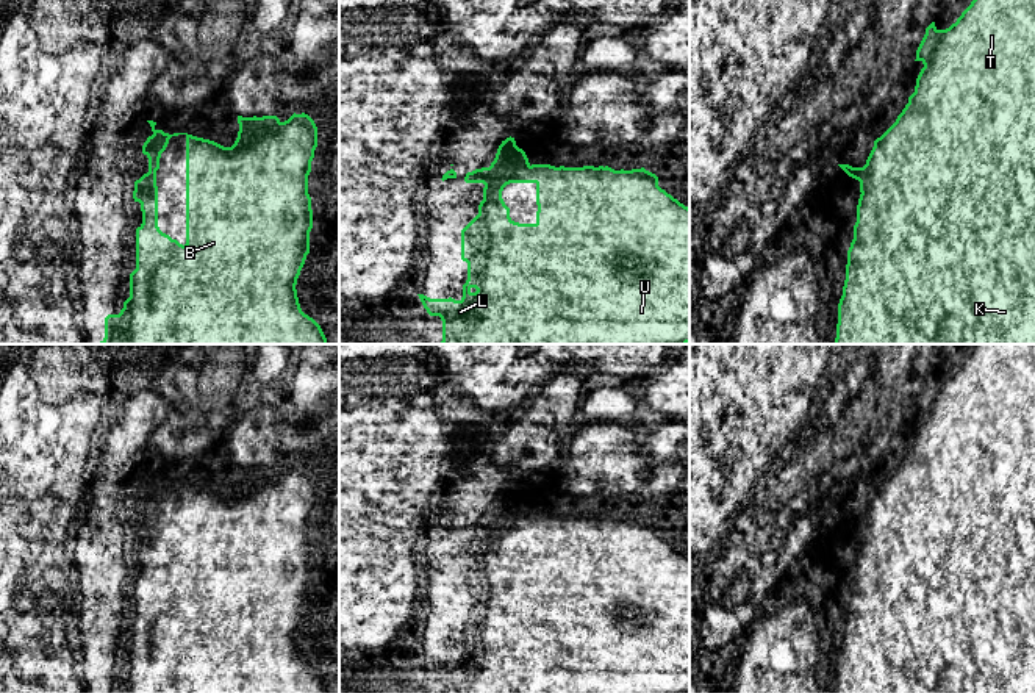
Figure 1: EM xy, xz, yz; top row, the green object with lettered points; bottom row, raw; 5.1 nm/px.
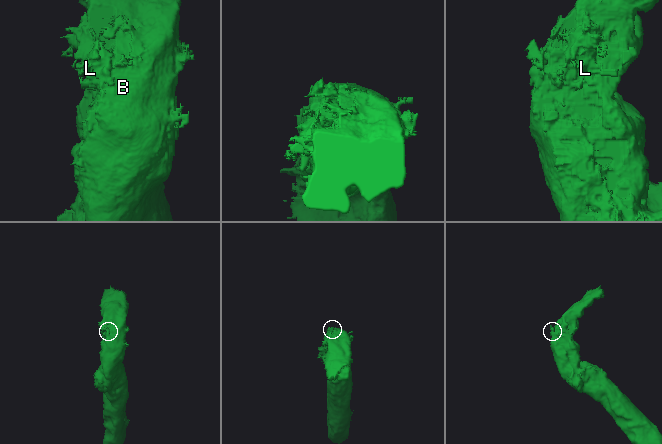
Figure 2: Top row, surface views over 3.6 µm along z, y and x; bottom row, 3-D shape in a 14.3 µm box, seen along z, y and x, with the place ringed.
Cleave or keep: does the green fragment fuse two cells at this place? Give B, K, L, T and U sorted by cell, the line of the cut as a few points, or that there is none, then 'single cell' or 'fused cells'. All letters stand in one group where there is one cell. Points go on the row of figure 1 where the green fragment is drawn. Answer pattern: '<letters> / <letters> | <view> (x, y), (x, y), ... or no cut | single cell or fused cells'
B K L T U | no cut | single cell

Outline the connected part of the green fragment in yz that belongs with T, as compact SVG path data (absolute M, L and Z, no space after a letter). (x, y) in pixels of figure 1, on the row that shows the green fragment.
M972 0L955 23L938 30L935 22L926 28L926 34L916 50L916 59L924 64L915 92L897 116L896 122L874 141L874 147L863 167L838 164L849 177L860 181L857 222L854 239L847 250L846 280L838 303L838 324L835 344L1035 344L1035 0Z

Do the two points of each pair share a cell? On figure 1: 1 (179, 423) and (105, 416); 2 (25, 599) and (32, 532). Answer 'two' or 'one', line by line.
1: two
2: two

